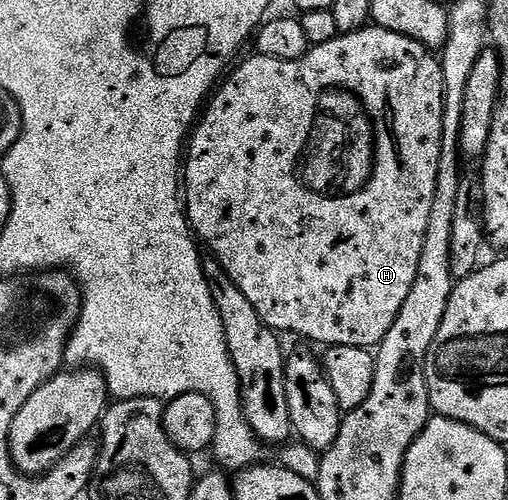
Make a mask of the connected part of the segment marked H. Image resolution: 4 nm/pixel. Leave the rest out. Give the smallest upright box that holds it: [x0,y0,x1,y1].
[182,24,444,348]

